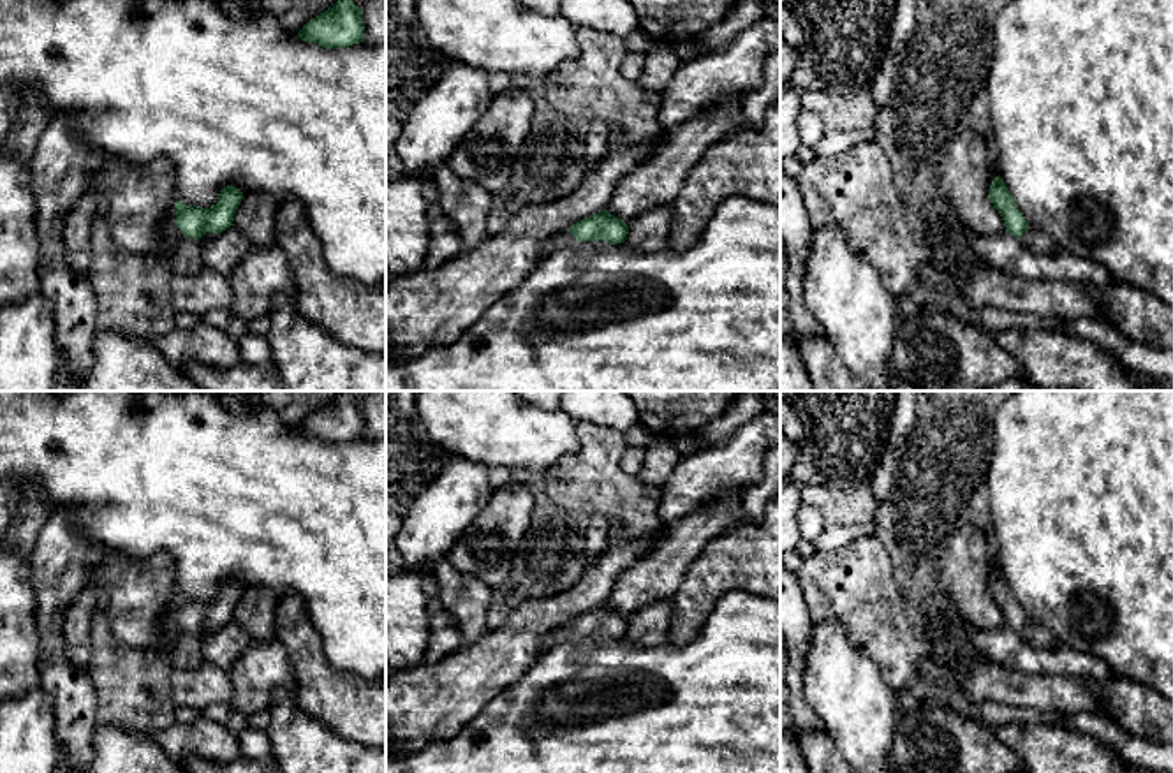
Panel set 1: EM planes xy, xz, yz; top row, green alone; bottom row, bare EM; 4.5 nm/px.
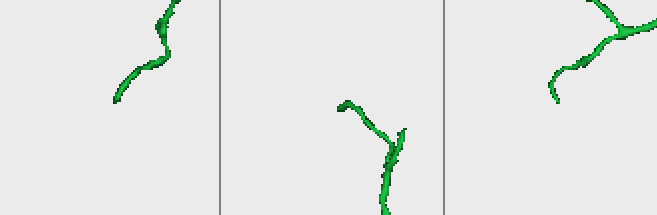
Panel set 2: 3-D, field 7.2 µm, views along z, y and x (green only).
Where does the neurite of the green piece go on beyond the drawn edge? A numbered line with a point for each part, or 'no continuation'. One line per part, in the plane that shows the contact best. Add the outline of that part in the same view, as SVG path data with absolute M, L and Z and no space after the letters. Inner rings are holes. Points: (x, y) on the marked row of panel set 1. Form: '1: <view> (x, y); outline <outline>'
1: xy (171, 235); outline M173 210L162 224L162 243L151 254L160 259L171 259L171 255L174 254L181 239L183 239L183 234L176 225L176 211Z

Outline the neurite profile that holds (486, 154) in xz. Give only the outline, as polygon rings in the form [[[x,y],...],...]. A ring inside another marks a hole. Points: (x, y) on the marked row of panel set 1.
[[[511,86],[491,97],[481,120],[453,150],[446,164],[461,178],[477,181],[491,194],[502,190],[511,178],[532,120],[532,97],[525,90]]]

